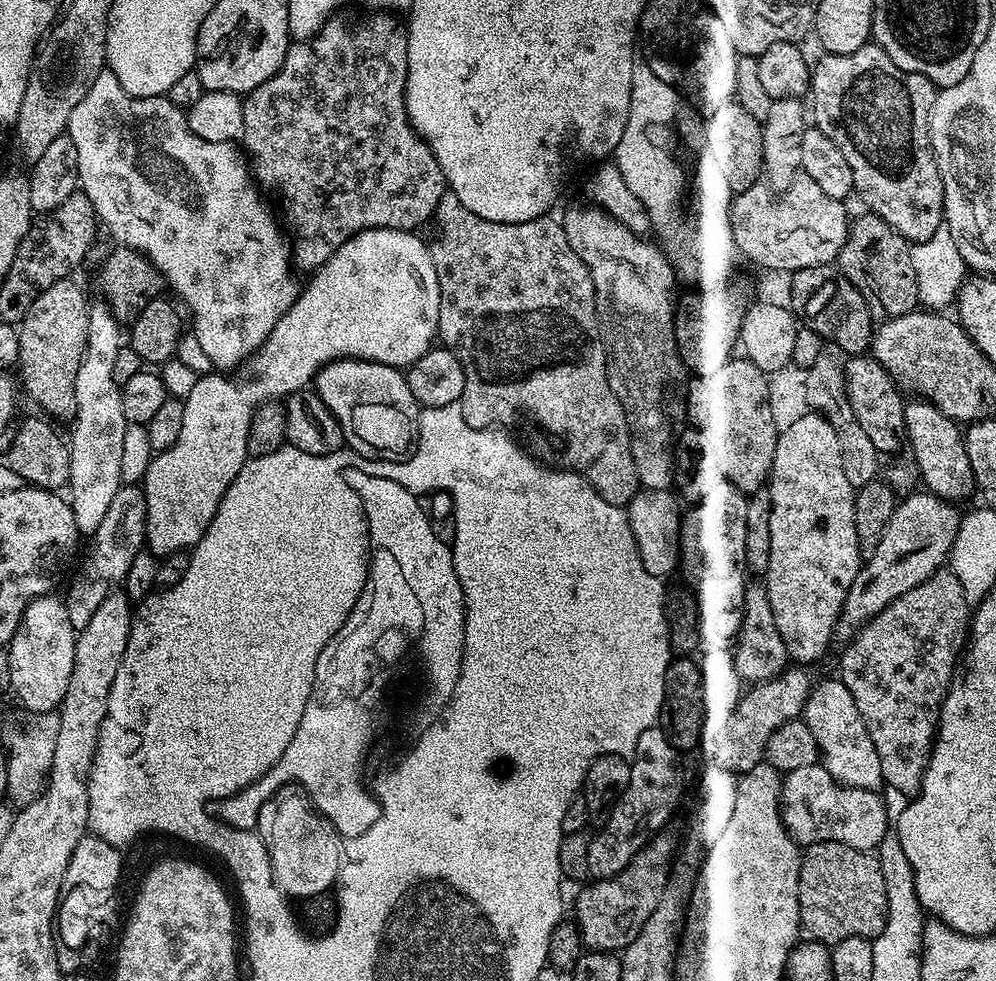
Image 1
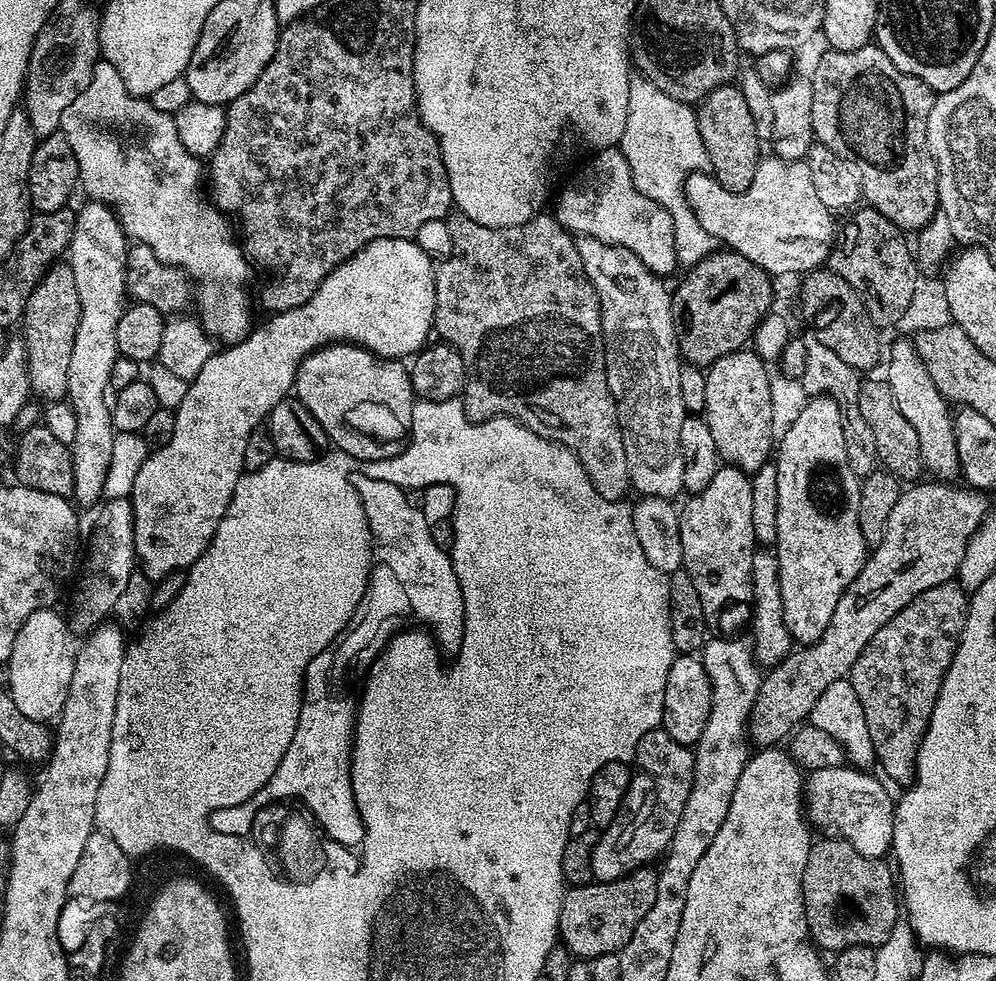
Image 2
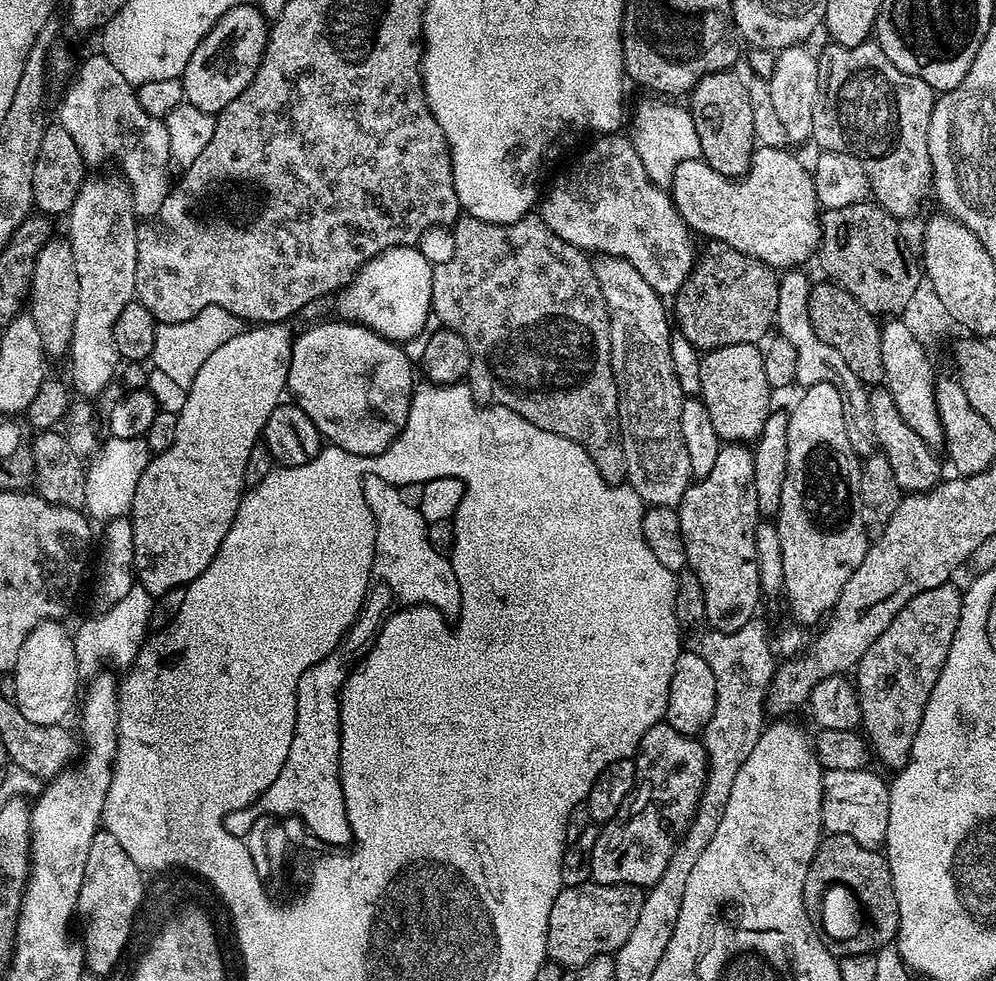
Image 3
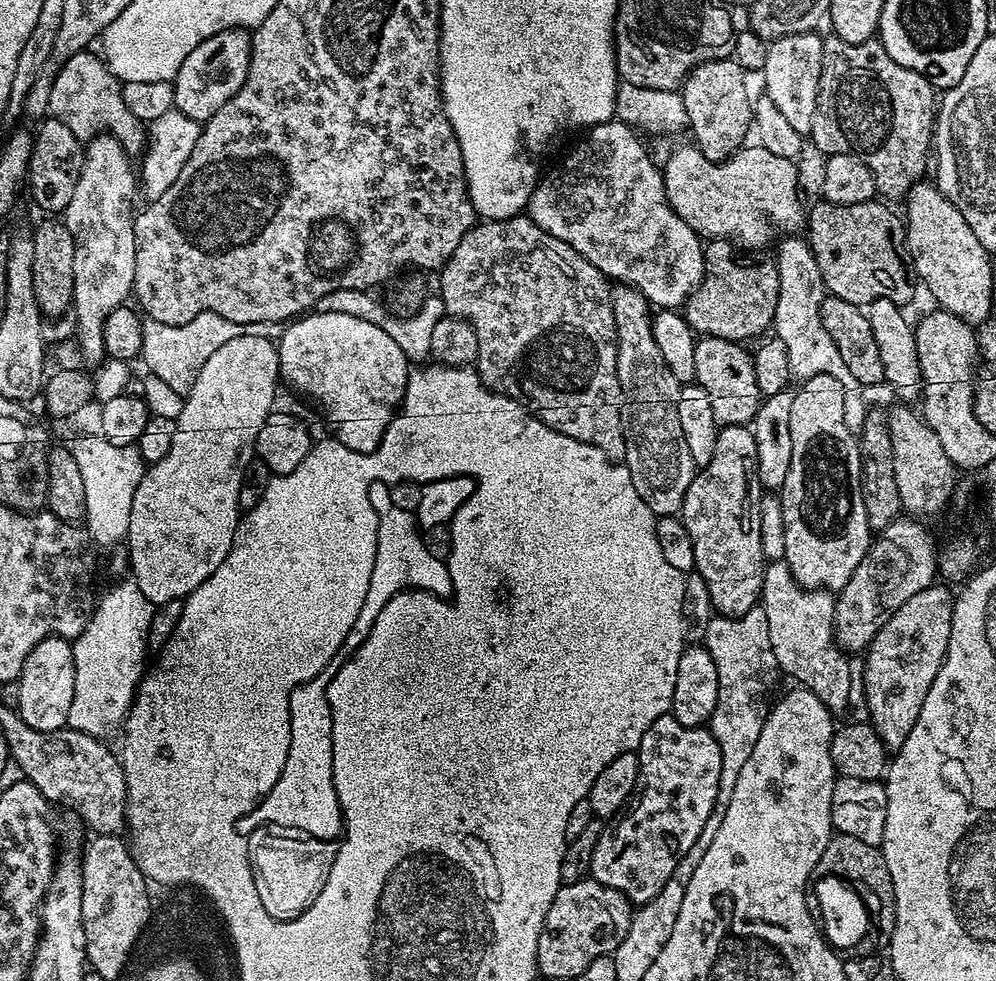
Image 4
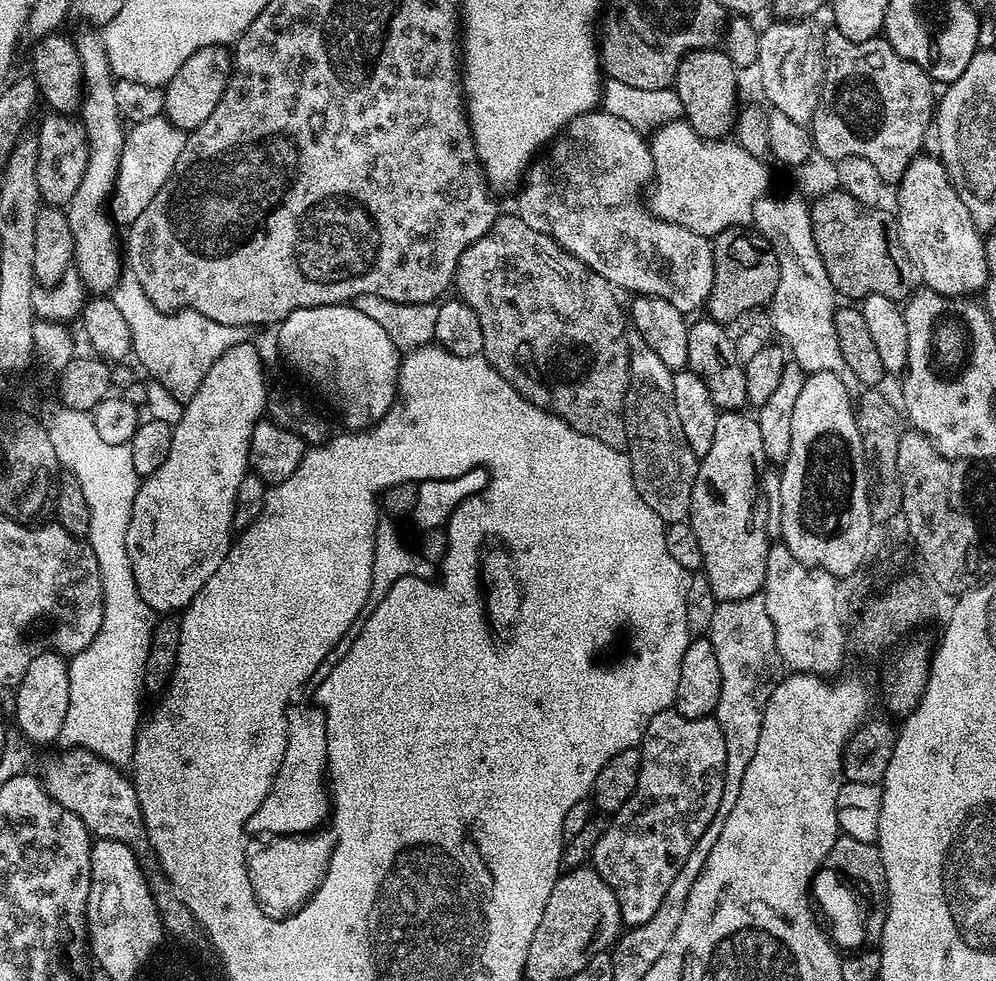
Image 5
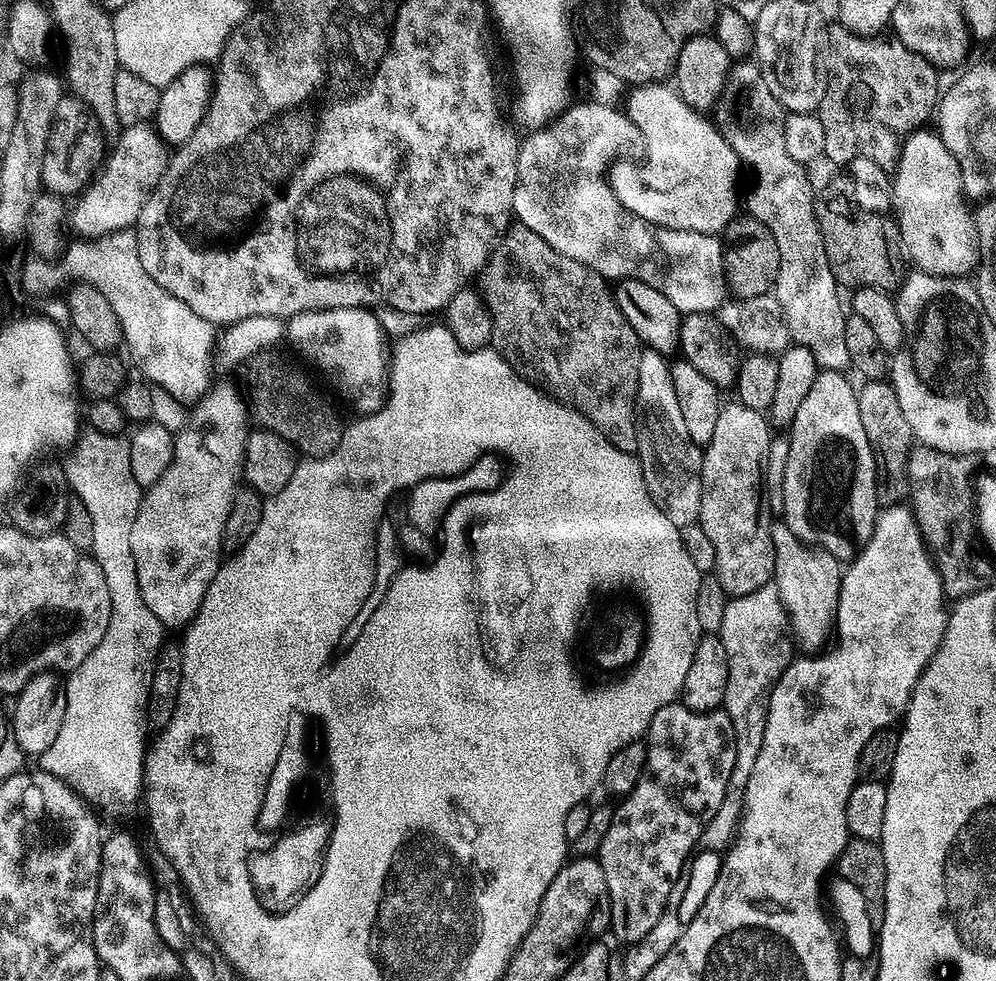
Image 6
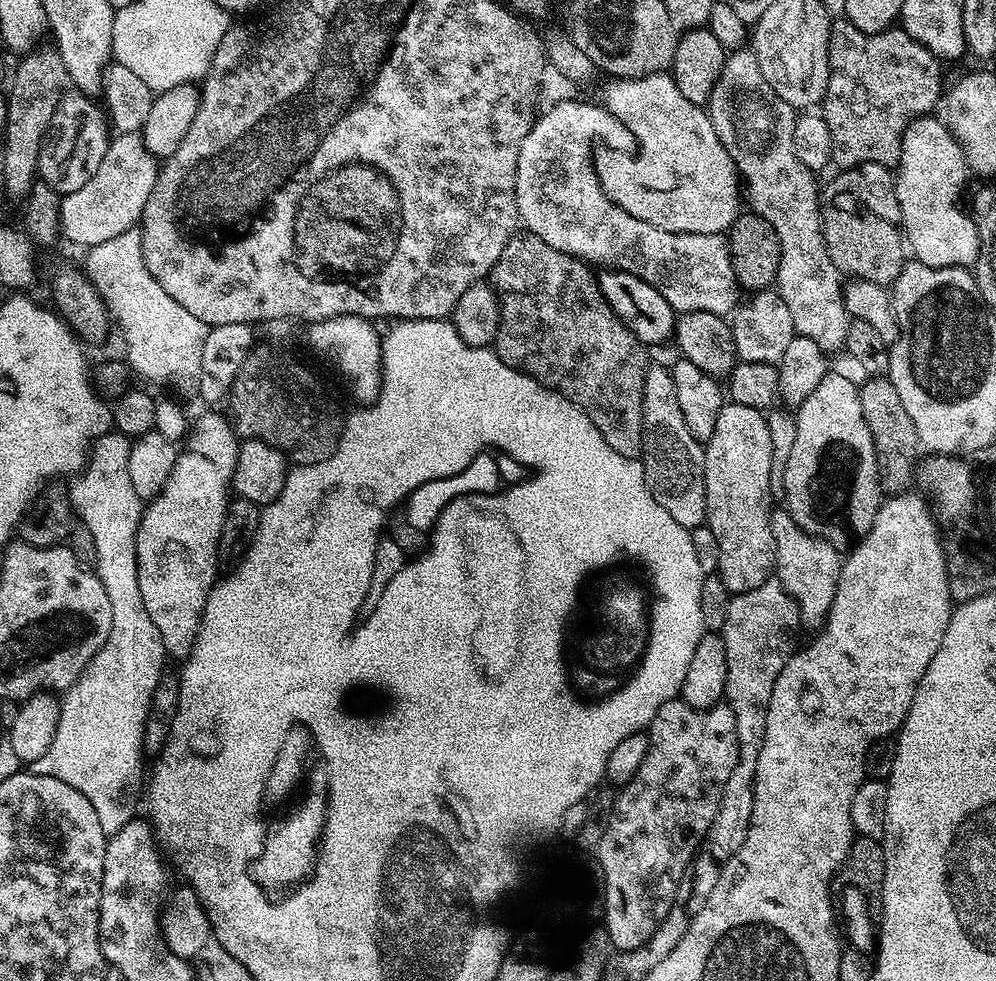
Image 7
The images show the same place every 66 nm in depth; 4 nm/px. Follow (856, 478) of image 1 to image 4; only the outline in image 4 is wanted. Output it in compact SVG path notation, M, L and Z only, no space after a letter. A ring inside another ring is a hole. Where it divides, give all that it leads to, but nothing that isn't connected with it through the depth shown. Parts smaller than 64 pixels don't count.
M788 234L777 246L775 262L778 266L778 306L774 310L774 336L786 344L789 358L789 370L797 381L803 382L818 374L830 374L842 386L844 395L844 413L846 426L851 432L859 434L864 426L864 419L870 410L870 404L864 401L865 385L854 378L854 373L846 367L842 354L838 354L838 346L826 334L826 326L822 326L822 302L826 289L822 282L822 270L818 270L818 262L814 258L812 248L807 239Z

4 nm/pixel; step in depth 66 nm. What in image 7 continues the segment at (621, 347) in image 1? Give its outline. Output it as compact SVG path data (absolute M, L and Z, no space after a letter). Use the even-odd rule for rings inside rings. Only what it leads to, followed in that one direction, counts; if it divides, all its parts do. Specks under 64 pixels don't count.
M653 363L648 369L642 386L642 463L644 481L653 498L678 522L678 526L686 529L701 527L706 520L706 486L704 485L704 444L695 440L686 430L686 422L682 418L682 409L678 406L678 394L674 394L674 378L667 367Z

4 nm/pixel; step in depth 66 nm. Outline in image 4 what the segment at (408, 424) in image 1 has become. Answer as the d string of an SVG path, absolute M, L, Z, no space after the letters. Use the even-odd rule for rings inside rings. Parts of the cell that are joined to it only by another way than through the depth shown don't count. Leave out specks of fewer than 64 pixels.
M313 311L291 321L276 345L281 381L320 404L324 420L331 430L329 433L354 454L368 455L374 451L397 408L403 403L408 388L410 361L405 358L404 352L390 334L371 322L348 314Z

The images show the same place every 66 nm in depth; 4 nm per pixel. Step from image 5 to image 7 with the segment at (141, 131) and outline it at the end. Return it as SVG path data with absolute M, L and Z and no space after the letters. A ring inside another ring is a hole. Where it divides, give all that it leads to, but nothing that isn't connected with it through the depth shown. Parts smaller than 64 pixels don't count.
M121 132L108 142L102 166L94 170L94 178L82 190L67 193L60 201L60 232L72 244L91 246L115 238L137 227L146 202L154 190L158 160L144 144L140 132Z

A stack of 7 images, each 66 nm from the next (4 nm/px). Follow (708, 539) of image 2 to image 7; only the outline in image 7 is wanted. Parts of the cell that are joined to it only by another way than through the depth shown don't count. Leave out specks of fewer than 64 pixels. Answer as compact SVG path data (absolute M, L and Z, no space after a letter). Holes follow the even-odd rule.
M725 402L714 434L704 444L706 526L718 542L718 575L729 593L749 592L766 582L776 566L770 518L774 507L770 482L770 426L767 415Z

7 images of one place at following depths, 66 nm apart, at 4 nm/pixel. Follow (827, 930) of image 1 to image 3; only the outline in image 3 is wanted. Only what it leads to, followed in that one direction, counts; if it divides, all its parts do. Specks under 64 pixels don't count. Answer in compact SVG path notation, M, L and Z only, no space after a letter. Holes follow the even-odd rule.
M846 834L825 835L810 862L810 870L806 870L804 905L809 916L819 917L823 894L833 884L848 887L856 895L860 900L867 923L852 938L846 938L844 941L831 941L828 944L830 954L837 958L850 954L866 954L867 952L876 954L880 949L889 947L896 939L900 915L898 914L898 898L894 894L894 882L890 874L888 857L884 855L883 851L858 846L858 842L854 842L854 838L850 838Z

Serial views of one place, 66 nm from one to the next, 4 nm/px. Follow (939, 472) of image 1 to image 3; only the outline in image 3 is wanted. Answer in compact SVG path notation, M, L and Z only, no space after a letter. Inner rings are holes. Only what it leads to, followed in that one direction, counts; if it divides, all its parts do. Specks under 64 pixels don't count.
M888 318L880 324L880 341L882 342L883 387L894 400L899 414L905 424L920 435L930 449L936 450L944 443L942 418L938 418L936 405L936 382L938 373L932 369L932 360L928 357L926 344L914 338L900 318Z

